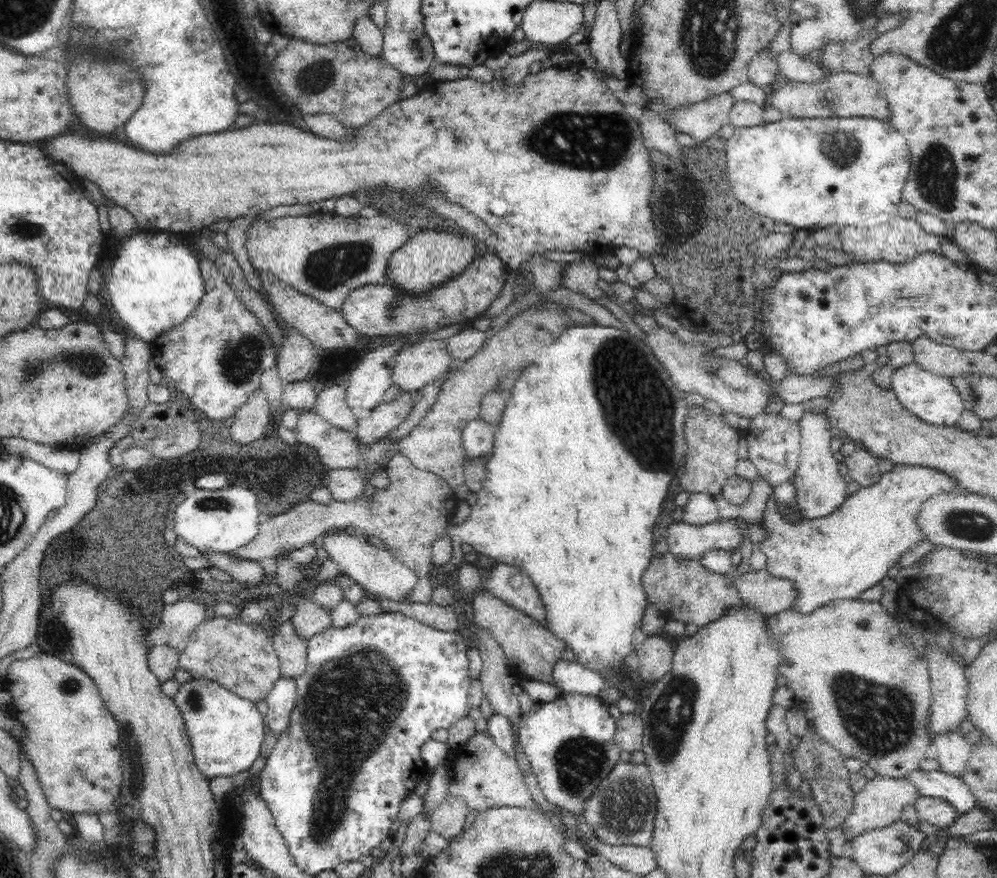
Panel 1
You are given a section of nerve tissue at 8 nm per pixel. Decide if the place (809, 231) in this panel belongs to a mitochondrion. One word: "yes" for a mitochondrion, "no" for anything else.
no

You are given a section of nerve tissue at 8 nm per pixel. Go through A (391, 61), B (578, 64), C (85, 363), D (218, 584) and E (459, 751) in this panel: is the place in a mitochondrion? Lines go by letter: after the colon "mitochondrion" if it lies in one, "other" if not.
A: other
B: other
C: mitochondrion
D: other
E: other

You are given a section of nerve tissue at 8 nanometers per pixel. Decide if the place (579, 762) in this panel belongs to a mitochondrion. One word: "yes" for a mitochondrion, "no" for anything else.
yes

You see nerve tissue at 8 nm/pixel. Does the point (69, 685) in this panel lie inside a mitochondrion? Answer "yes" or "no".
yes

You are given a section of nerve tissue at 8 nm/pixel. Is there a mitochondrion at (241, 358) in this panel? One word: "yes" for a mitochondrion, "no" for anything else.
yes

